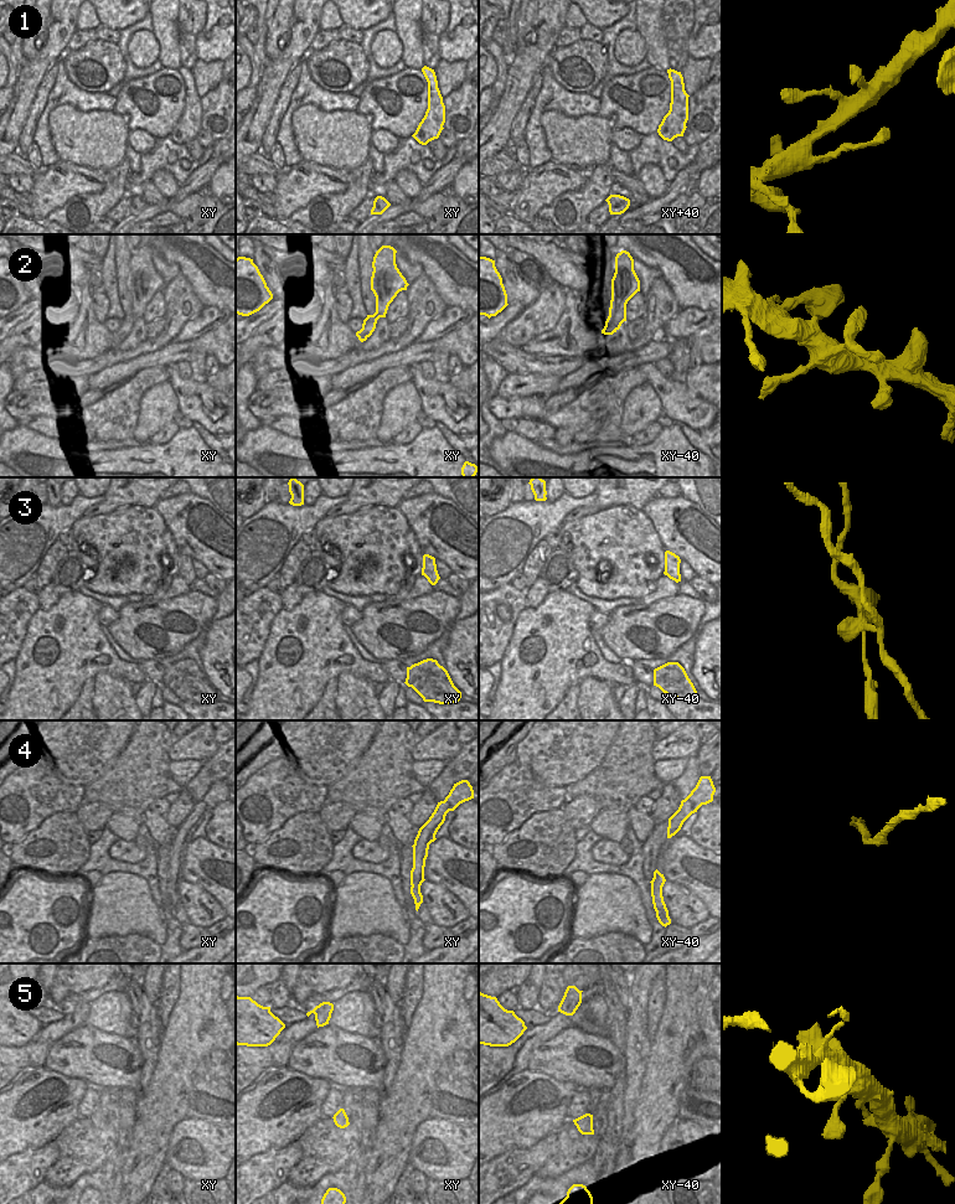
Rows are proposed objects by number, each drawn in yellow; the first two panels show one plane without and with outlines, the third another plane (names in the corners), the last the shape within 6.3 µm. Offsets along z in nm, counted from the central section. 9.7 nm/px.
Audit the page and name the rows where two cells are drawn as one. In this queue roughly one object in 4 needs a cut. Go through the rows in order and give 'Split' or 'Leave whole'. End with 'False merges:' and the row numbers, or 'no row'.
1: Leave whole
2: Leave whole
3: Split
4: Leave whole
5: Leave whole
False merges: 3

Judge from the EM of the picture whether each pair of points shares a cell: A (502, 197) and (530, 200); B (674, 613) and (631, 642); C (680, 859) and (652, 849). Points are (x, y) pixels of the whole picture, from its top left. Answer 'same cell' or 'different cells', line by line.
A: different cells
B: same cell
C: different cells

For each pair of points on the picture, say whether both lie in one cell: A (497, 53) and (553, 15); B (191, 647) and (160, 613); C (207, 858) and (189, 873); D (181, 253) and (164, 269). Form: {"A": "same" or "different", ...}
{"A": "different", "B": "different", "C": "same", "D": "different"}

